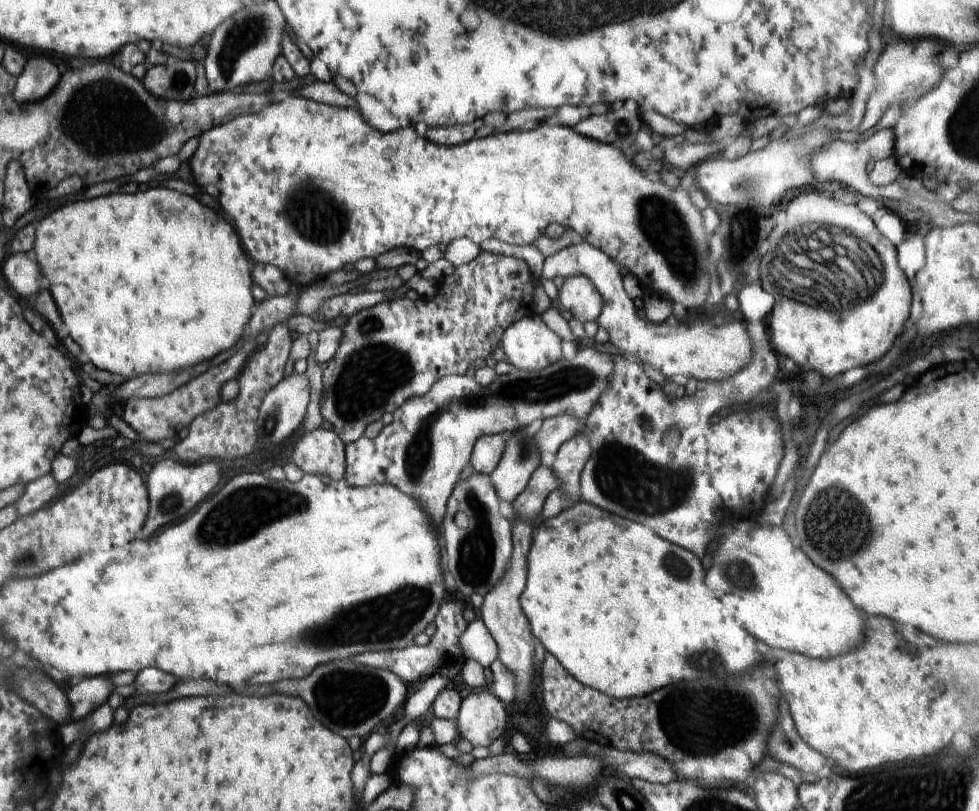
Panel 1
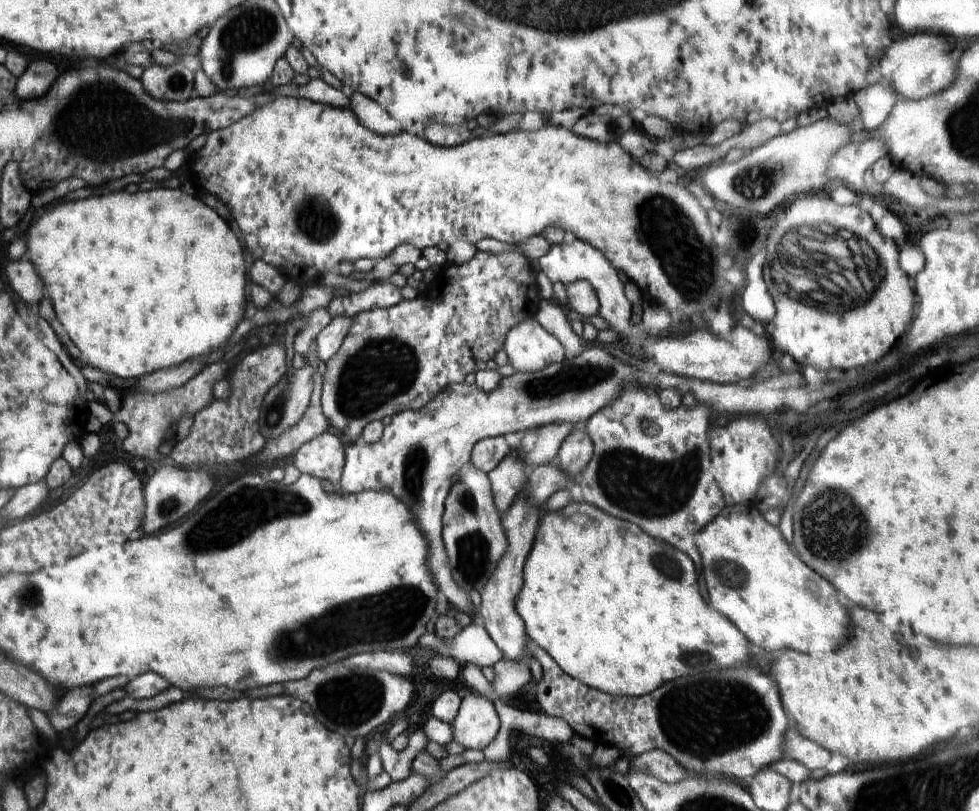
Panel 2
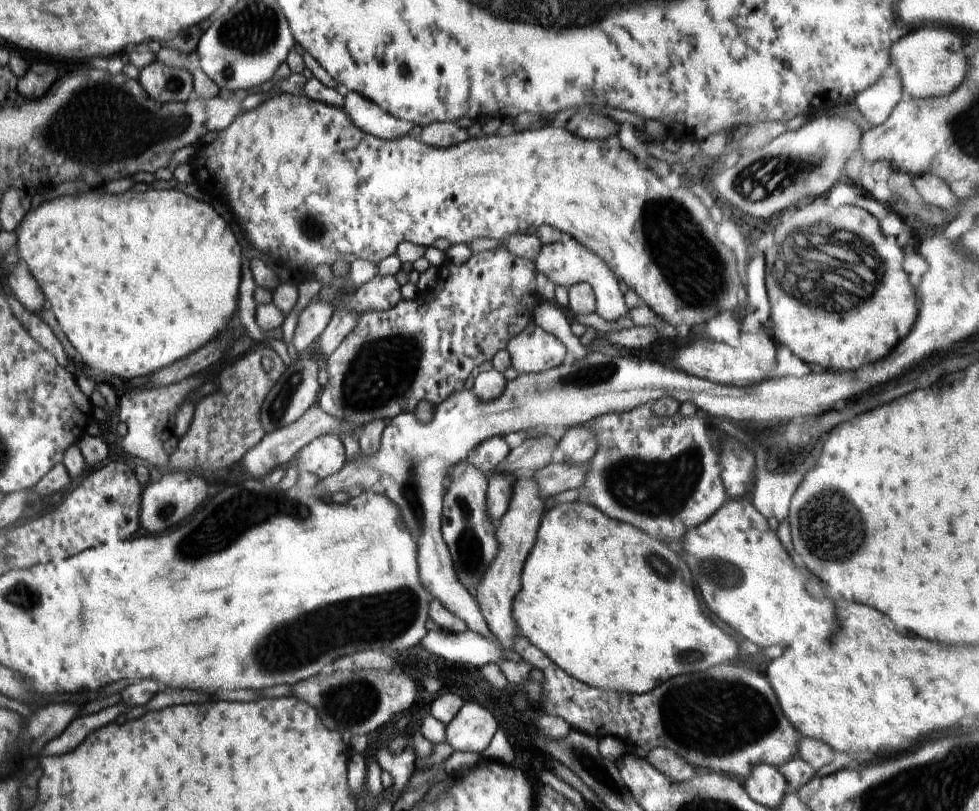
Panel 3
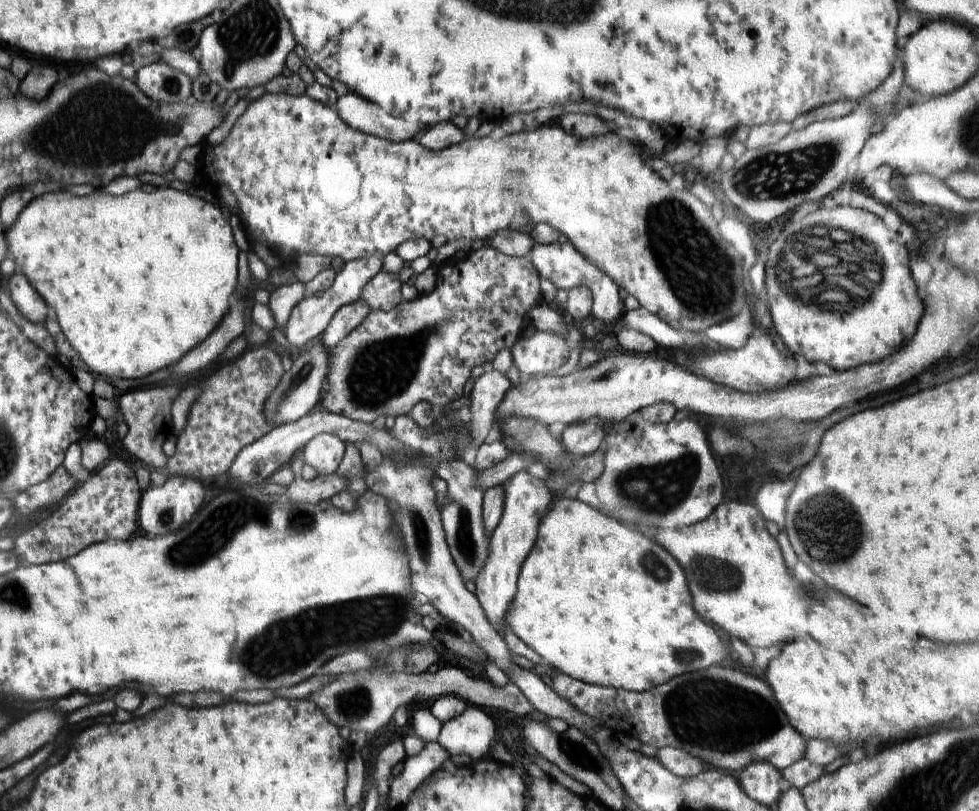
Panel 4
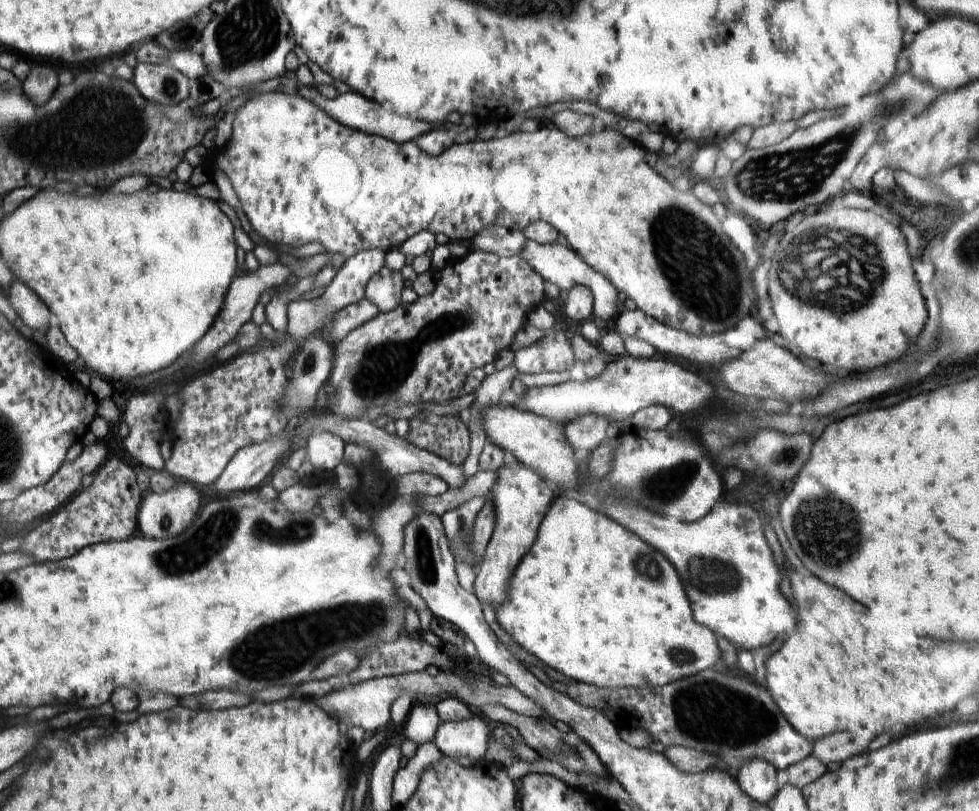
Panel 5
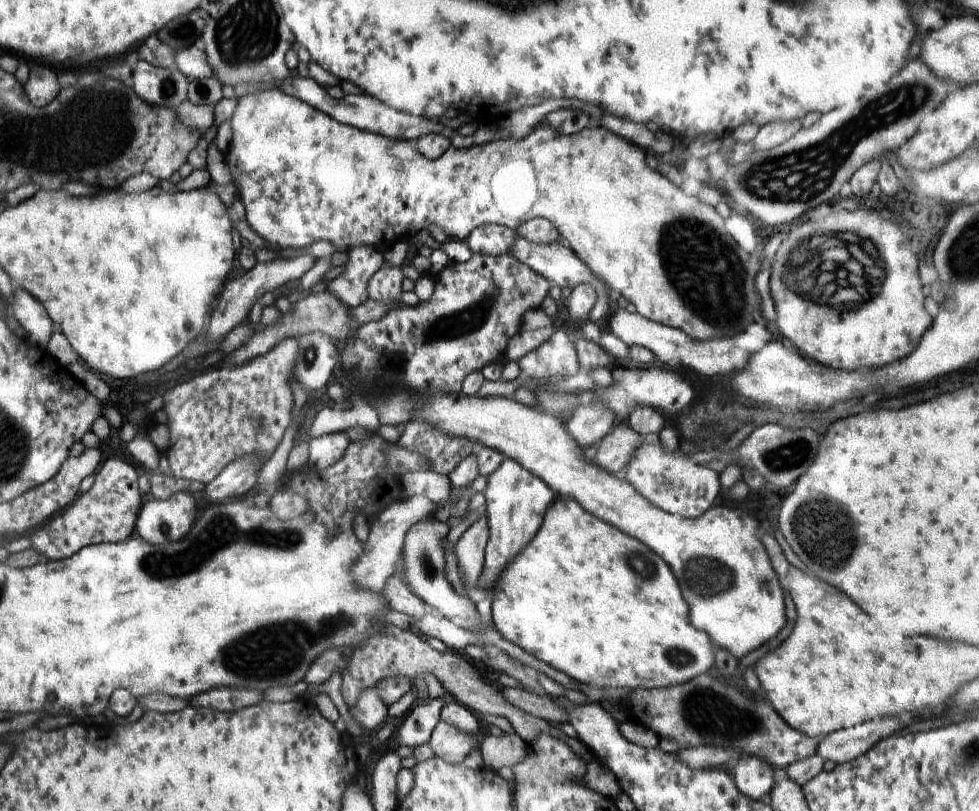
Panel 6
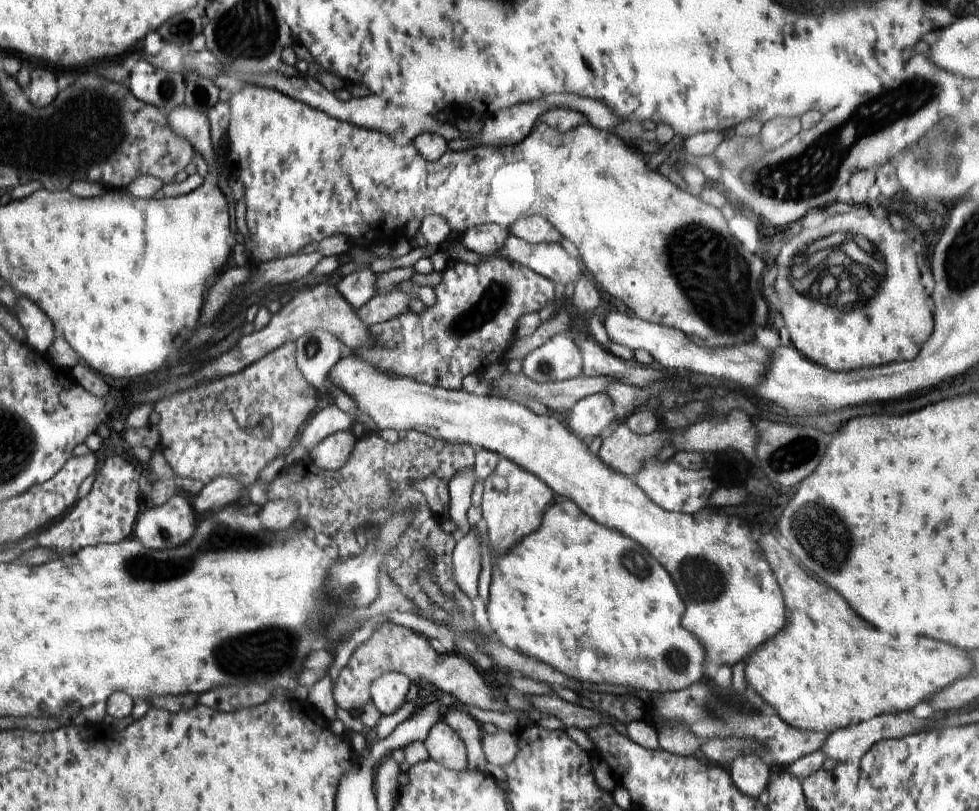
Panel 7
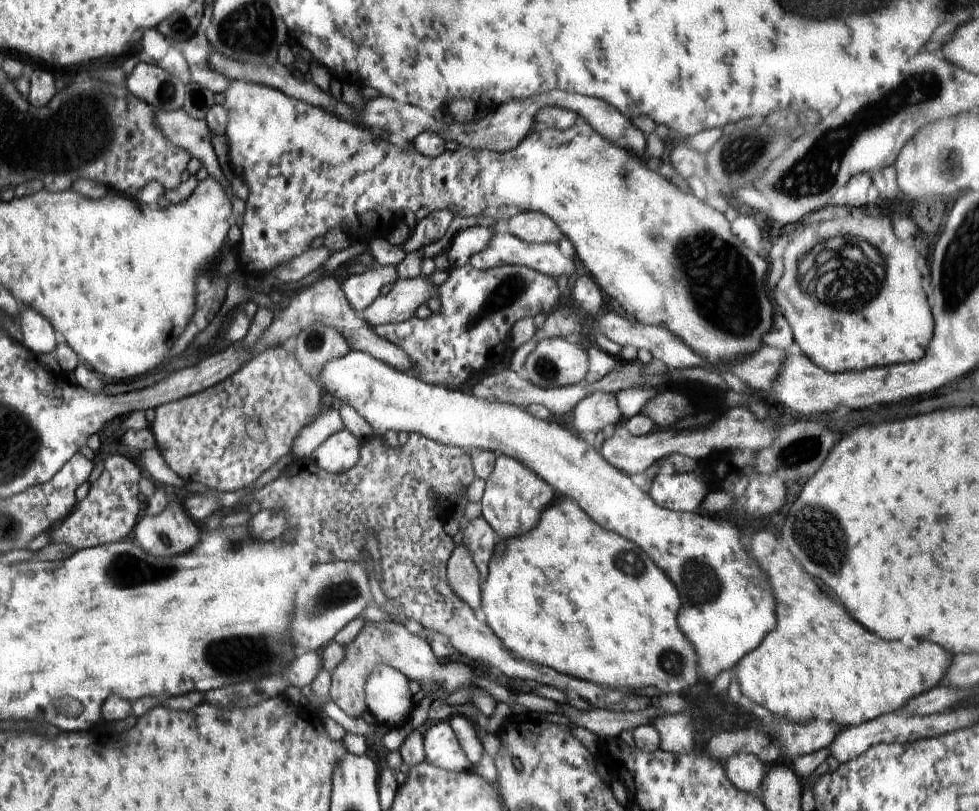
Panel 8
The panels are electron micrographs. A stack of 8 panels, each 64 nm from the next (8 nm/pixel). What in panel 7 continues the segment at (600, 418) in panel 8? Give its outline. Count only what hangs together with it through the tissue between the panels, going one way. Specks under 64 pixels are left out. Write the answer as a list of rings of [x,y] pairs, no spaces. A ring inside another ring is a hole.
[[[596,394],[580,400],[572,408],[568,424],[572,434],[584,440],[585,437],[605,435],[620,415],[621,412],[606,394]]]

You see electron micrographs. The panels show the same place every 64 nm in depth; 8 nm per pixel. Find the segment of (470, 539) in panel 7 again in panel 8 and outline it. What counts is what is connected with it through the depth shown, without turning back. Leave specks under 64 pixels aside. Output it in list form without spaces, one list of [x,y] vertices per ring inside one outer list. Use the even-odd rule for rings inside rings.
[[[462,544],[452,551],[448,559],[447,579],[453,594],[476,614],[477,608],[481,606],[482,580]]]

